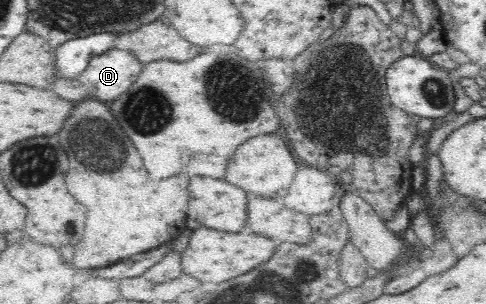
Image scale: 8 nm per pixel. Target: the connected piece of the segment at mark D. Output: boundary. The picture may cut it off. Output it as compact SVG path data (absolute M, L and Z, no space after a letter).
M122 47L96 55L85 69L76 79L82 81L96 99L110 103L128 91L128 87L138 79L142 65L132 52Z

